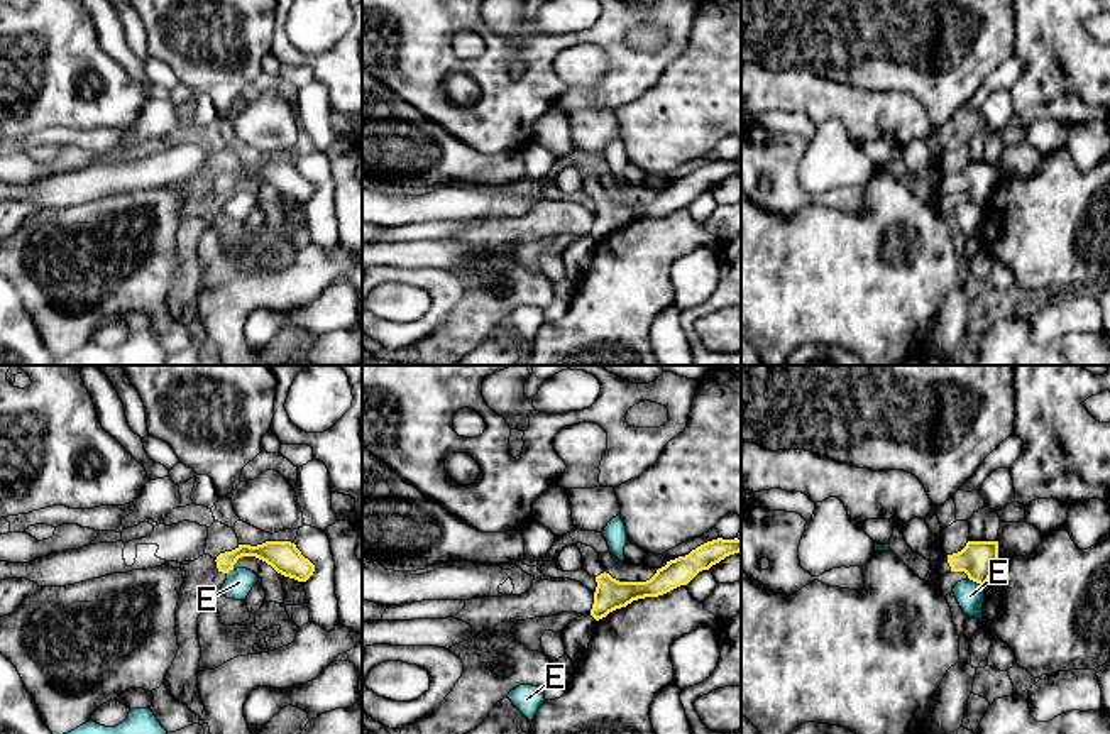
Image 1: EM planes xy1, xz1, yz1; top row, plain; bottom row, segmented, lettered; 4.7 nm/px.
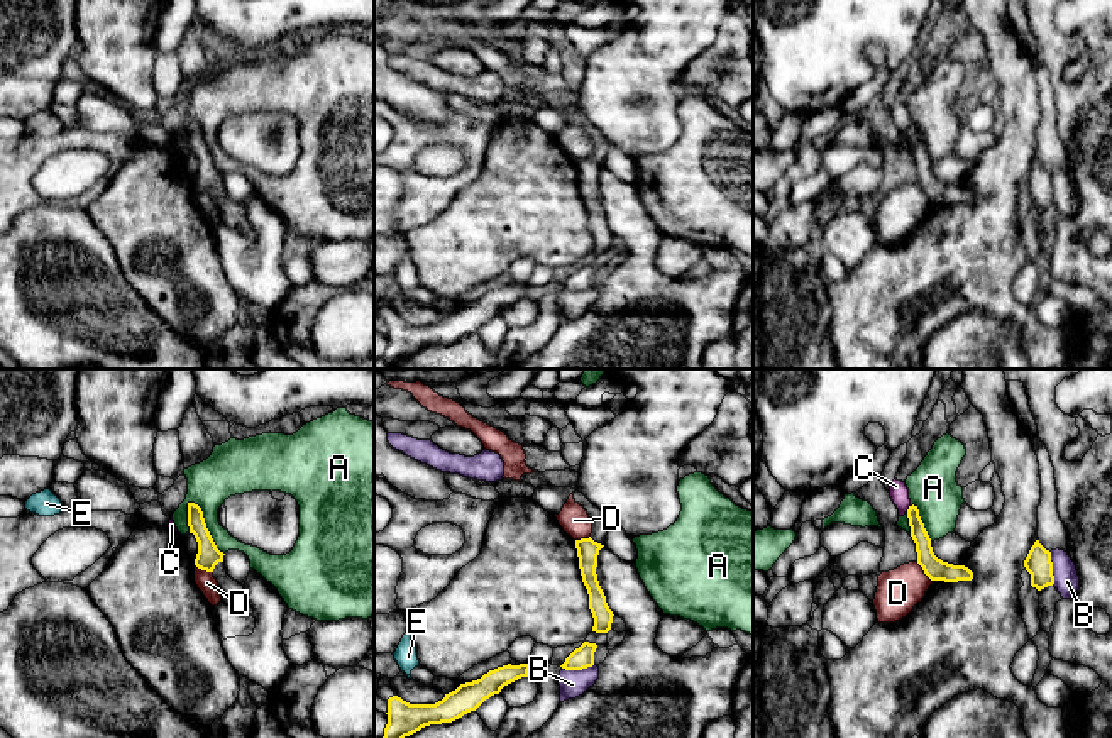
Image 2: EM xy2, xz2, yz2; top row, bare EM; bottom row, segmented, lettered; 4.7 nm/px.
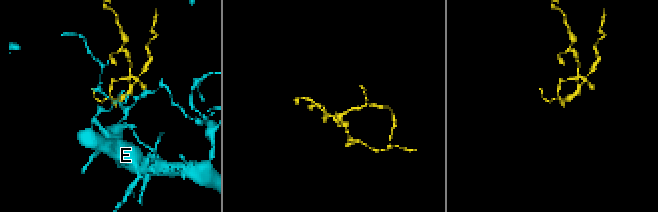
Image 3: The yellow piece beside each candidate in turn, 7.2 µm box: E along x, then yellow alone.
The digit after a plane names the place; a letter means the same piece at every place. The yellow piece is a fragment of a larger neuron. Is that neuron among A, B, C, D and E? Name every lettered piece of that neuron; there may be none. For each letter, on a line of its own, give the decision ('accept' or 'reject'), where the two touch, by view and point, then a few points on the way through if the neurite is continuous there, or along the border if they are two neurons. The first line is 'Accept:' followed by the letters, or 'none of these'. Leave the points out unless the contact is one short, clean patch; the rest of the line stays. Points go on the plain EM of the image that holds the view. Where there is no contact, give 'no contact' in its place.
Accept: none of these
A: reject; contact xy2 (205, 146)
B: reject; contact yz2 (1051, 190)
C: reject; contact yz2 (909, 129); border yz2 (909, 126), (906, 131)
D: reject; contact yz2 (924, 193); border yz2 (916, 183), (931, 202)
E: reject; contact yz1 (977, 203); border yz1 (968, 198), (983, 208)

